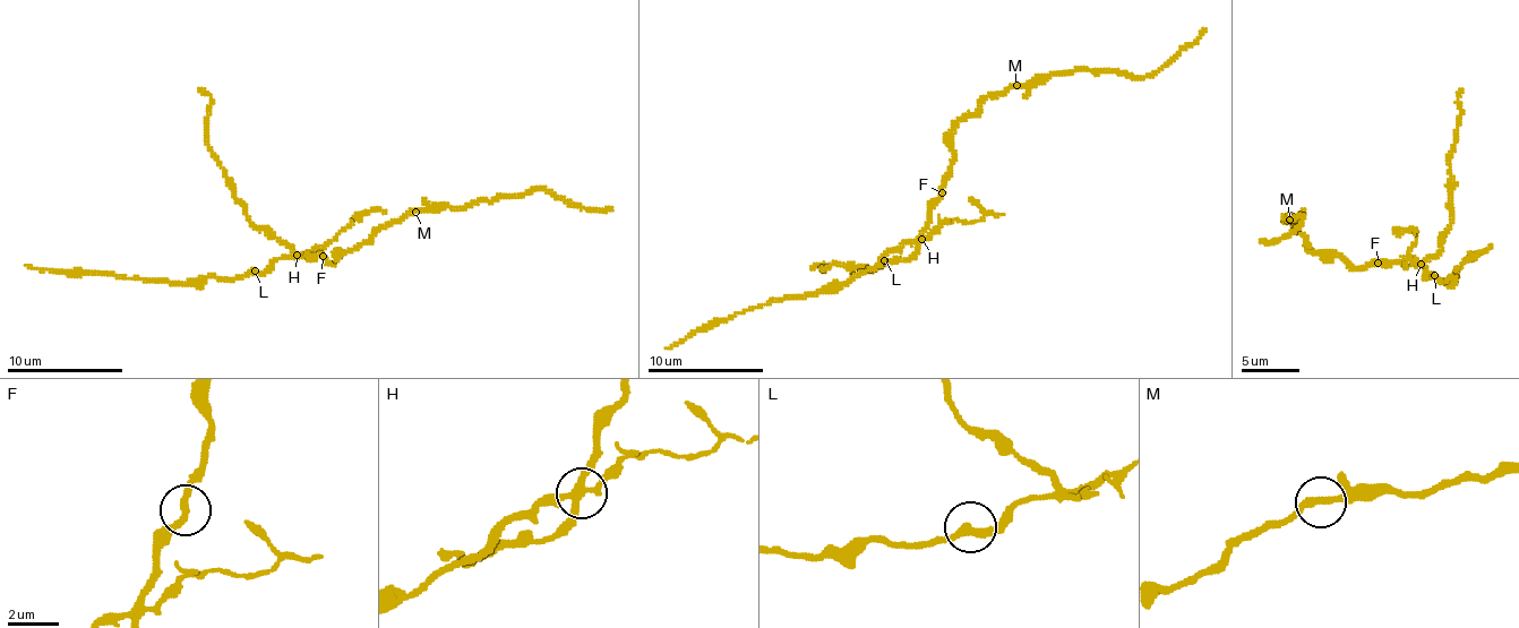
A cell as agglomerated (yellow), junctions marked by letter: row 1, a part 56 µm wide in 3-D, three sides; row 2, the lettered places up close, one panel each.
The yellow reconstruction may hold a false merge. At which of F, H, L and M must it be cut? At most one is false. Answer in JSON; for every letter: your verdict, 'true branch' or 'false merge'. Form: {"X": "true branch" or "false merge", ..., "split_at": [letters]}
{"F": "true branch", "H": "false merge", "L": "true branch", "M": "true branch", "split_at": ["H"]}

